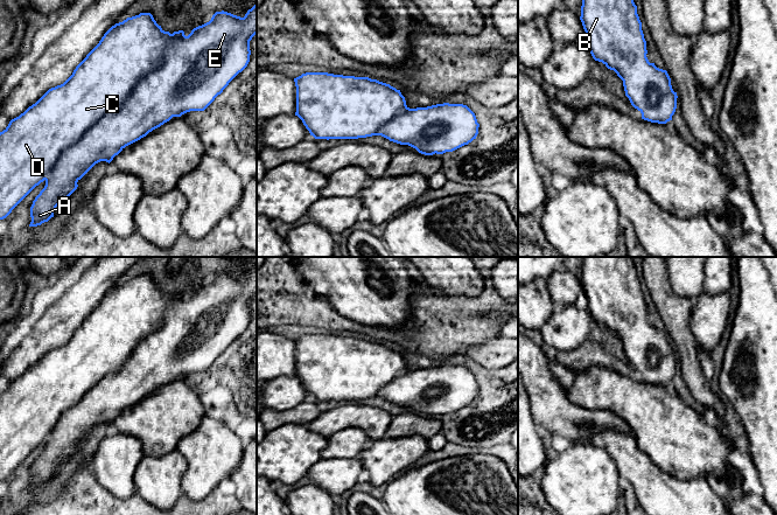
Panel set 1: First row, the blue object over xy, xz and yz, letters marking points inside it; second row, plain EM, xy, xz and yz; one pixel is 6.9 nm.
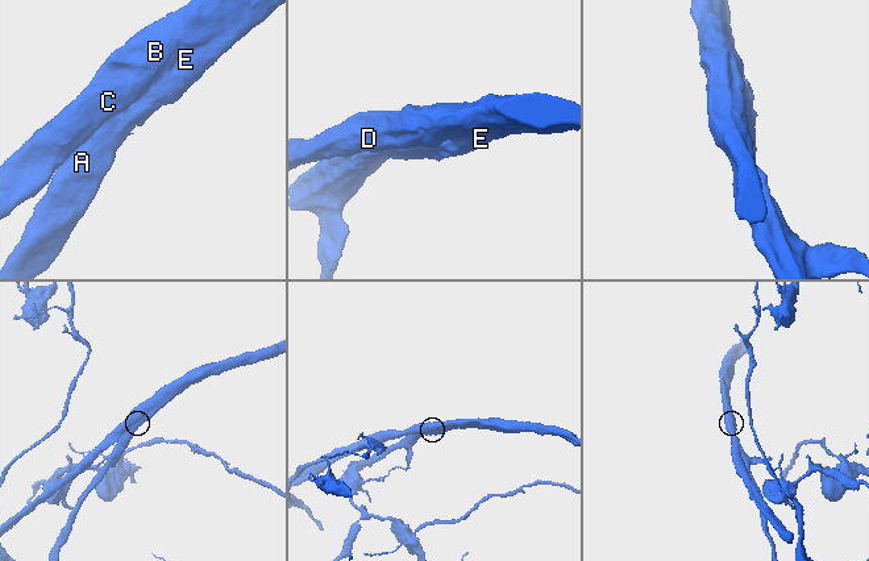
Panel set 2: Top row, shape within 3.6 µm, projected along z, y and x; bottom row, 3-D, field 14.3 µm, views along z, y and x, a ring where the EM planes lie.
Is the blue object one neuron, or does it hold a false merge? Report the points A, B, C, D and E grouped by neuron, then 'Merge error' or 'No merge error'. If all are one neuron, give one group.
Groups: A B C D E. No merge error

